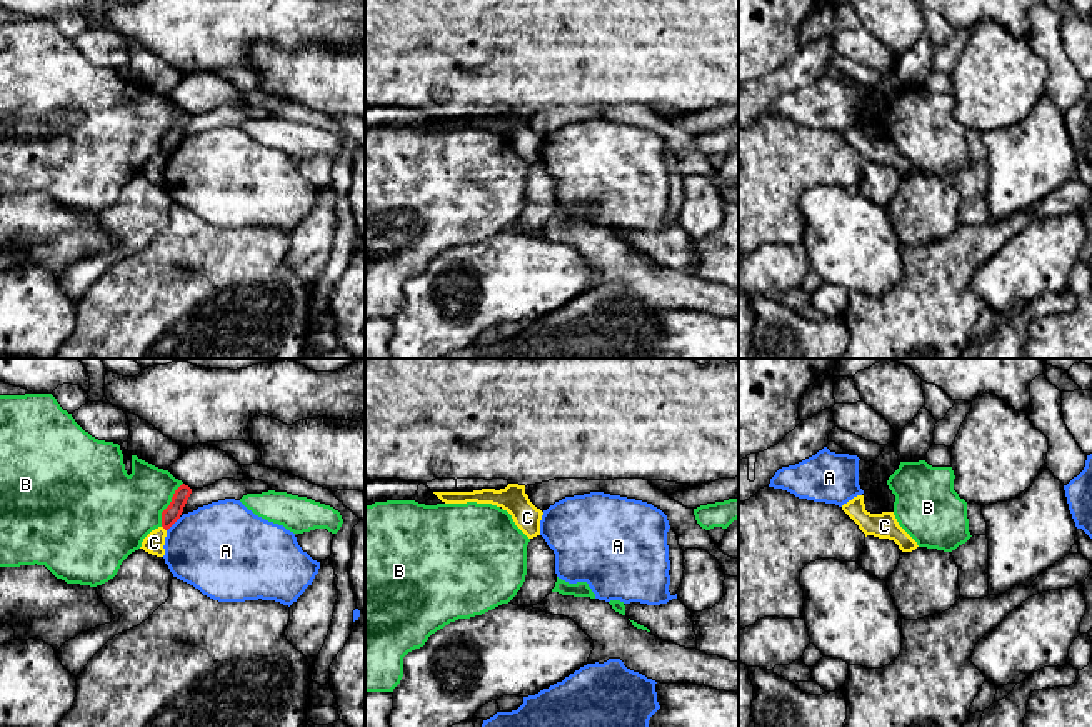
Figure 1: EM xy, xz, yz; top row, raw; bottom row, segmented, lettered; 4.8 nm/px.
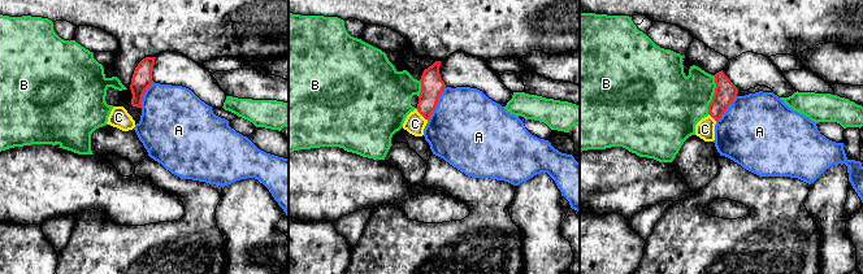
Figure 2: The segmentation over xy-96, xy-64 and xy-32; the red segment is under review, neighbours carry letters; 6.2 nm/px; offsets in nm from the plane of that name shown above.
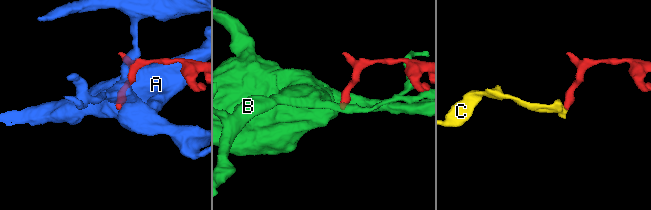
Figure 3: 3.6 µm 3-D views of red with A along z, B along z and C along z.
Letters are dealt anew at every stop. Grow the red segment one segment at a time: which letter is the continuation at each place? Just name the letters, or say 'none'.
none

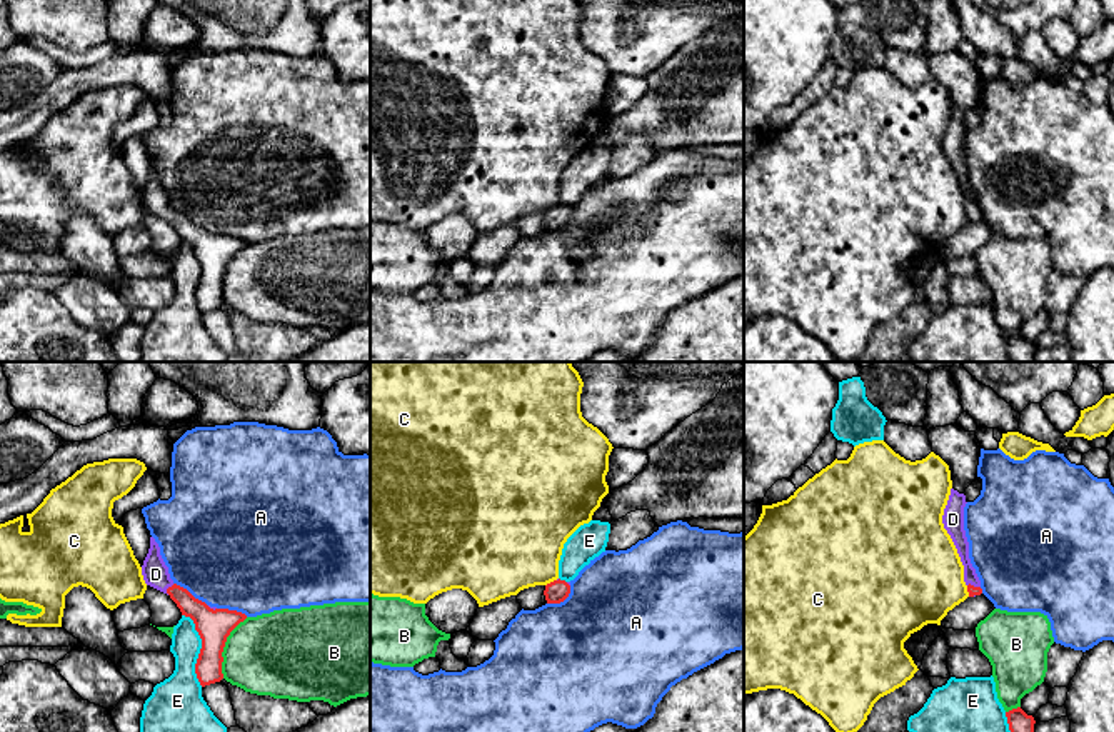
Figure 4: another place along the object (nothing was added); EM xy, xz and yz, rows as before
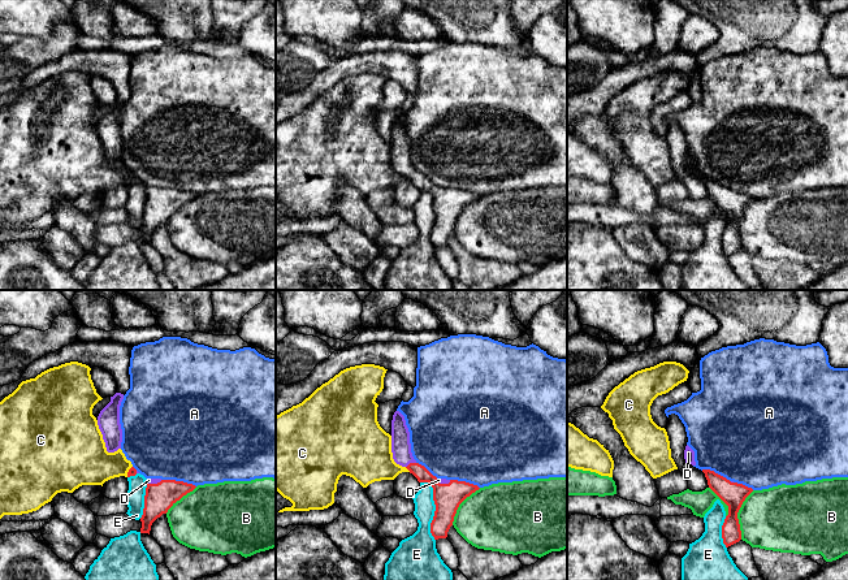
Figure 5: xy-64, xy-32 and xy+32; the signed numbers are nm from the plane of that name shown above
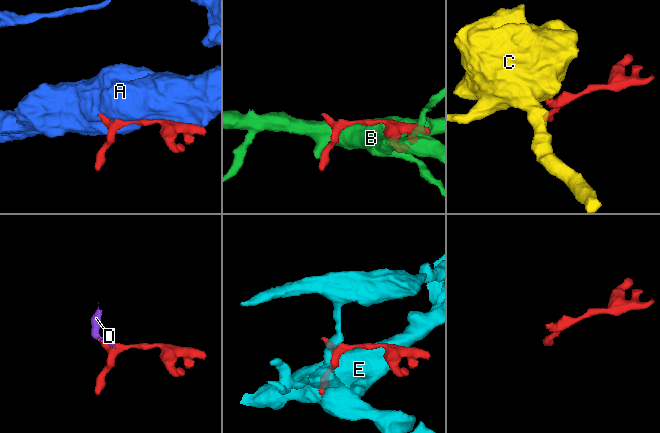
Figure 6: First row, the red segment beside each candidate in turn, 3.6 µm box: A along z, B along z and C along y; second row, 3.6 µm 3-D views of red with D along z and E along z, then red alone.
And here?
D

